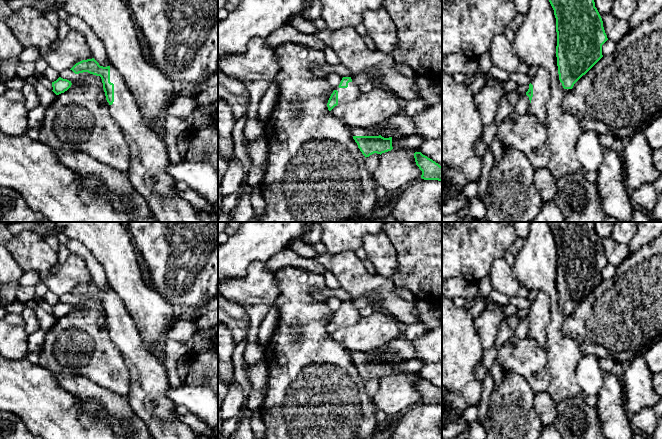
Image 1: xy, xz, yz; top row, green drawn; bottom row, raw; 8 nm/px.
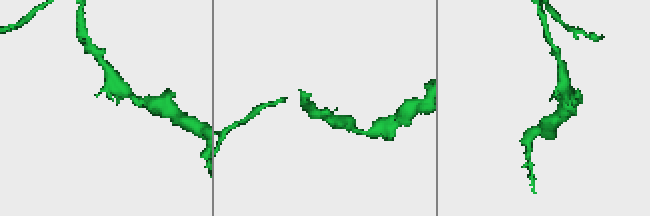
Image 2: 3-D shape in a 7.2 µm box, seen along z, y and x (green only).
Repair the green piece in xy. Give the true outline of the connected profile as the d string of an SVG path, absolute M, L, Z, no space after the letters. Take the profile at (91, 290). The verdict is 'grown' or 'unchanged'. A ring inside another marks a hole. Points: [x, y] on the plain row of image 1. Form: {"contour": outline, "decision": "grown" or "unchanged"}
{"contour": "M94 282L82 284L70 294L75 298L88 296L101 301L110 339L121 352L130 372L131 388L128 402L135 414L147 425L153 439L198 439L197 434L179 419L176 412L177 405L167 397L167 390L171 387L166 369L150 350L143 347L135 323L118 295L113 290L100 290Z", "decision": "grown"}

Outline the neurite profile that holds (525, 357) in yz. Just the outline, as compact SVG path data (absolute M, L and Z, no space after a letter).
M528 335L523 339L512 336L507 340L498 350L496 361L506 373L515 373L522 376L535 394L546 392L550 380L546 351Z

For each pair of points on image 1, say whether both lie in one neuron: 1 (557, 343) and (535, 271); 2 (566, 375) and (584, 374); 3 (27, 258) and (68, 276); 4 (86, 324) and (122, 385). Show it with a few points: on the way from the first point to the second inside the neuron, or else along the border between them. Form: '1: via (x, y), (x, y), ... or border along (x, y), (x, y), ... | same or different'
1: via (556, 325), (554, 297), (550, 289) | same
2: border along (583, 355), (575, 369), (575, 380), (581, 391) | different
3: via (37, 264), (50, 277), (58, 277) | same
4: via (89, 339), (97, 348), (97, 357), (110, 370) | same

